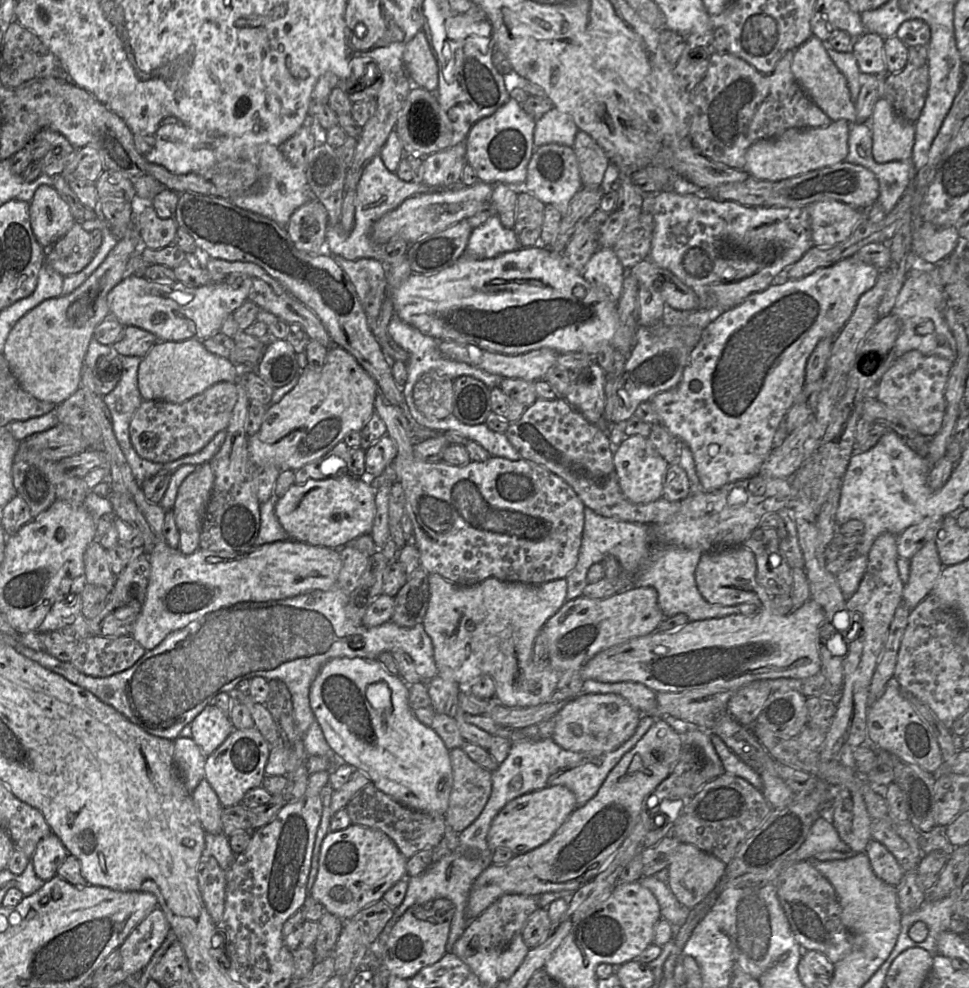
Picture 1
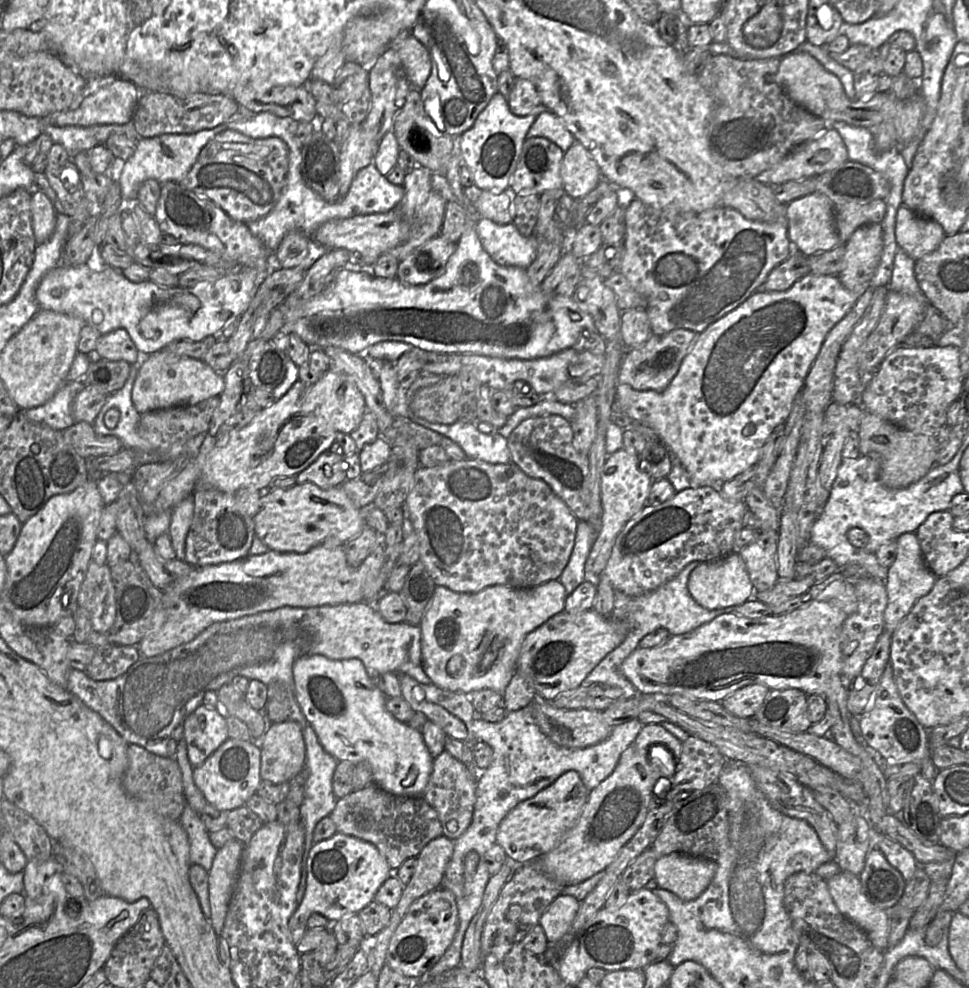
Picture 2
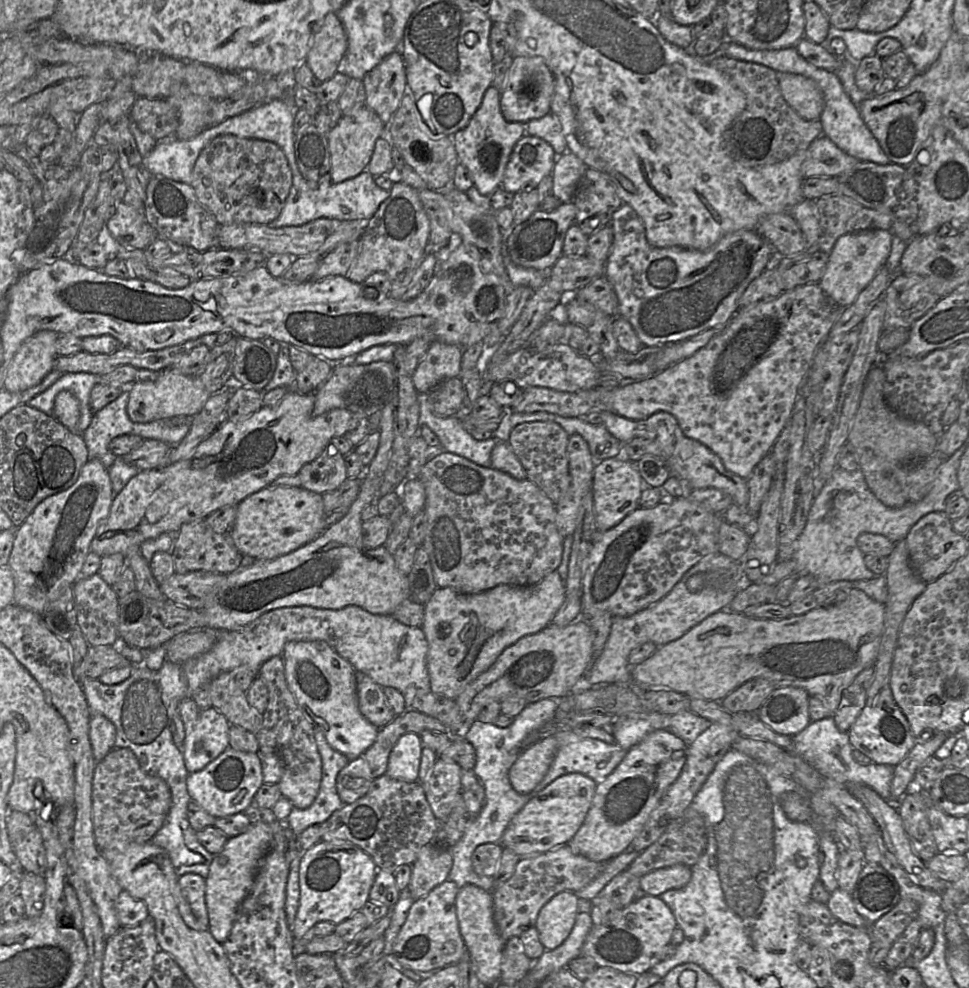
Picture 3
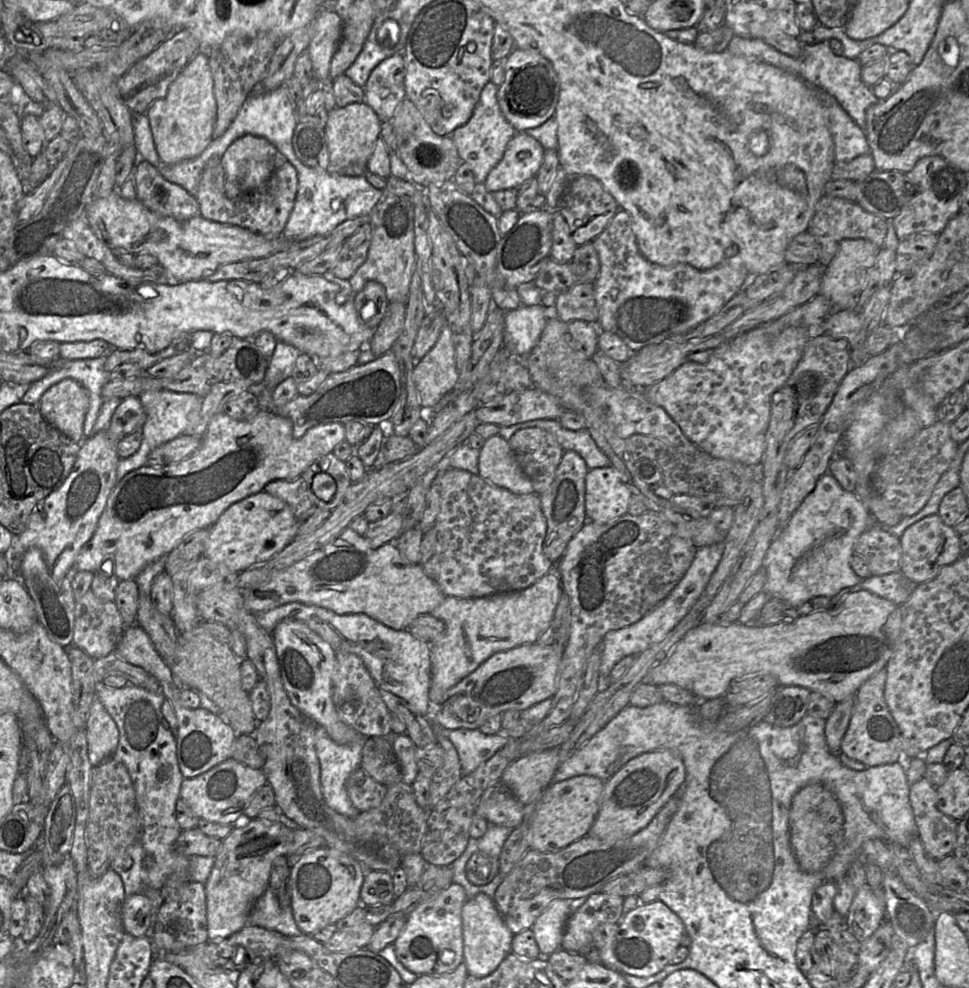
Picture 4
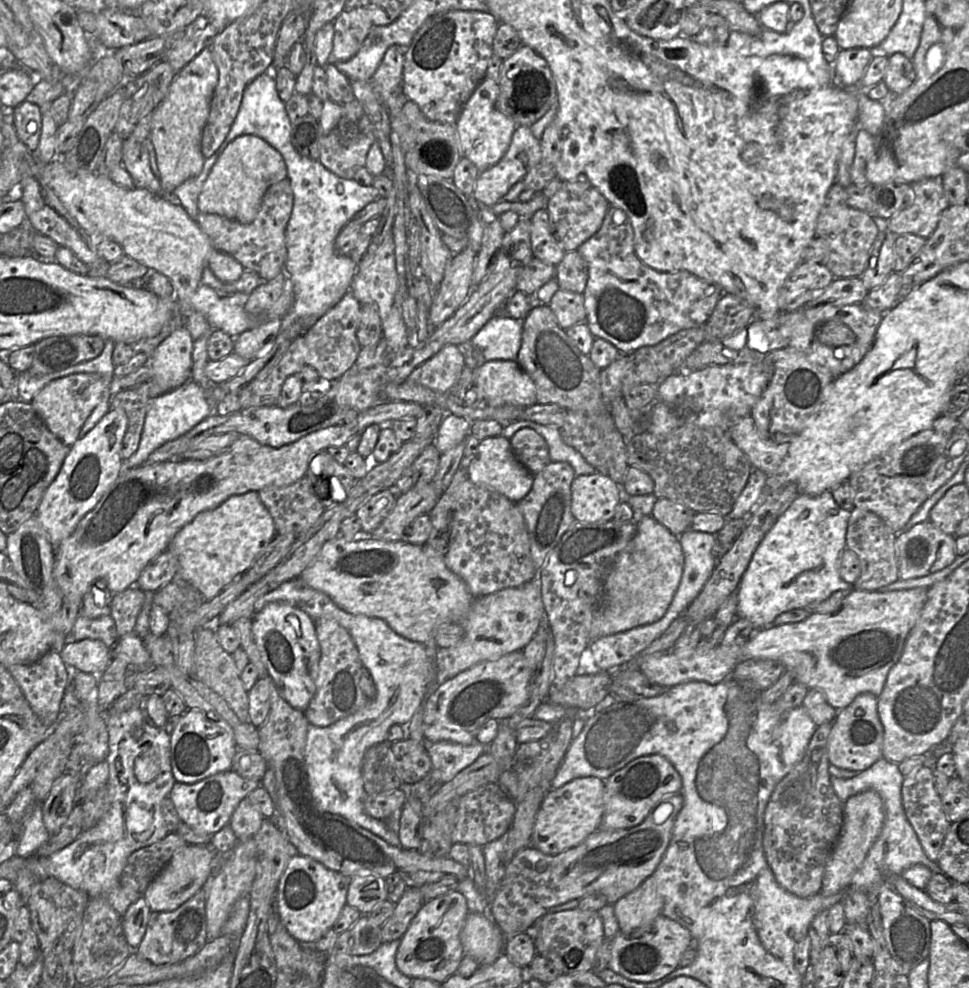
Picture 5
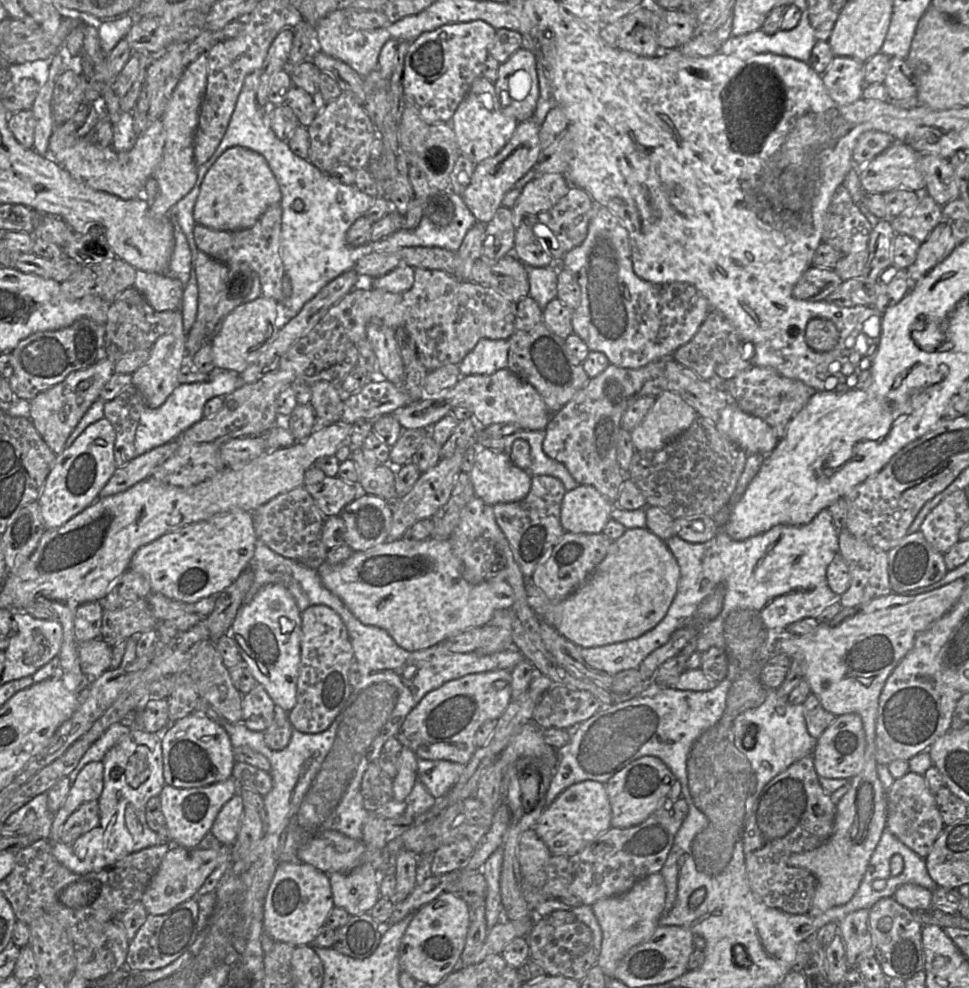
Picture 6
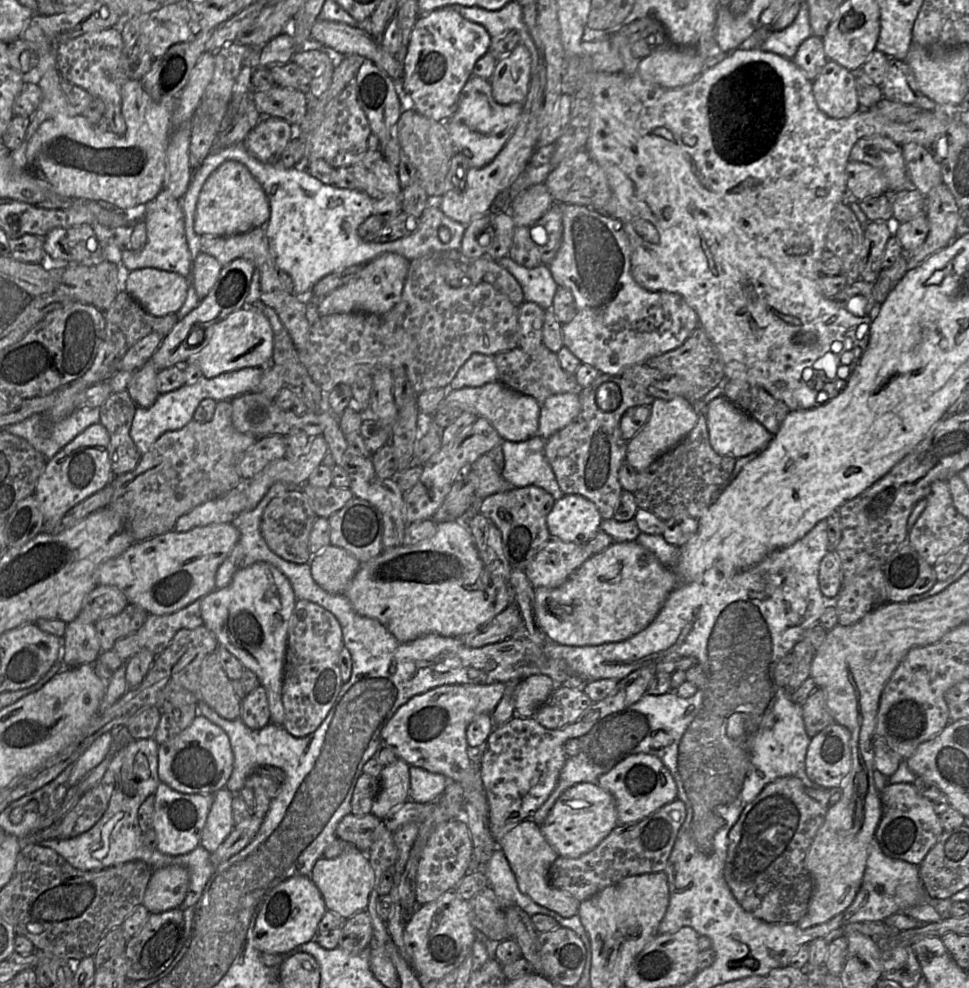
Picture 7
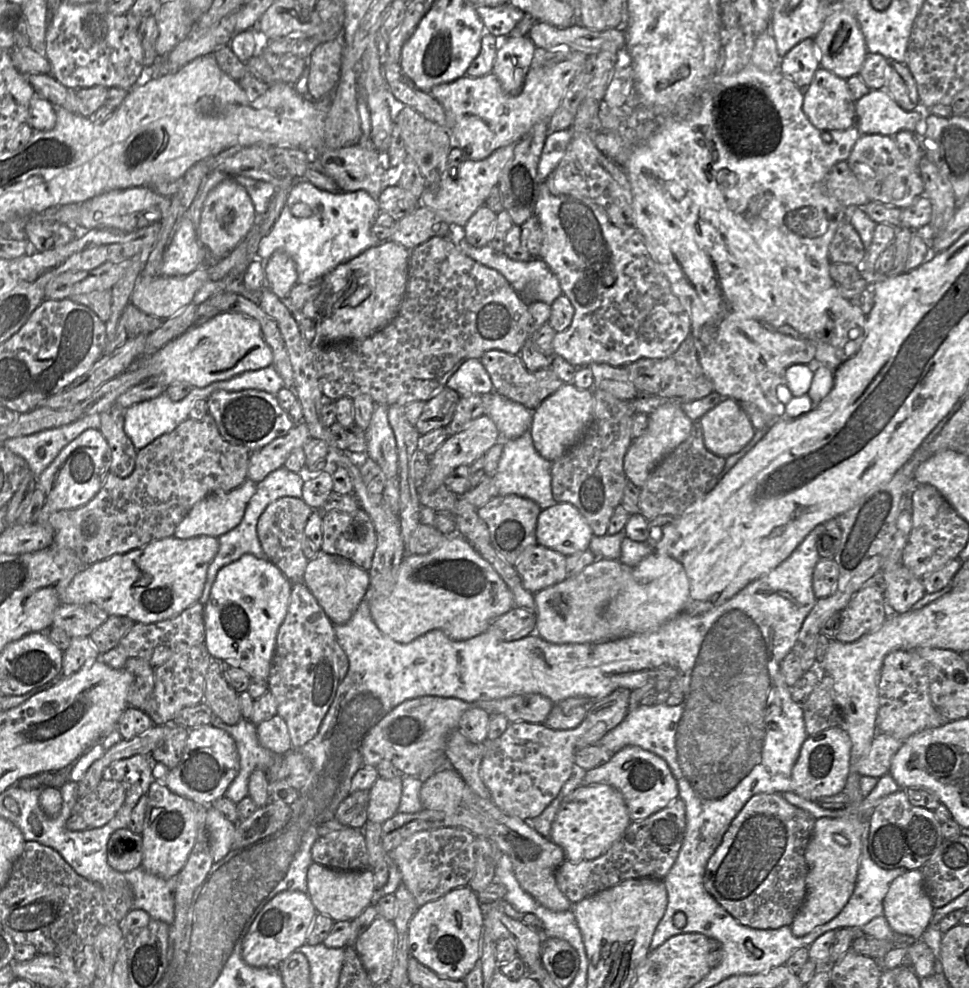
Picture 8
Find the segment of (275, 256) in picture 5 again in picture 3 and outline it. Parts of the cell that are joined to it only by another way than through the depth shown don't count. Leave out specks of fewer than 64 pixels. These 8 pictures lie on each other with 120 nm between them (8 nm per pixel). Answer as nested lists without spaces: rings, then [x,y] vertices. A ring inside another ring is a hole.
[[[225,134],[214,138],[202,150],[190,185],[198,201],[214,215],[219,225],[268,225],[285,206],[292,186],[292,171],[284,151],[277,144]]]

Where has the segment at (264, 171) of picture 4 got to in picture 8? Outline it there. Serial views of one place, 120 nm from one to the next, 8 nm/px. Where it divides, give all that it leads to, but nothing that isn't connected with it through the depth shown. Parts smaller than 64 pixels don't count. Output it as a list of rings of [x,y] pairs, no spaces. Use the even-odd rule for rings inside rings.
[[[232,178],[216,185],[204,200],[198,238],[209,257],[221,259],[231,253],[248,235],[255,224],[257,214],[246,189]]]

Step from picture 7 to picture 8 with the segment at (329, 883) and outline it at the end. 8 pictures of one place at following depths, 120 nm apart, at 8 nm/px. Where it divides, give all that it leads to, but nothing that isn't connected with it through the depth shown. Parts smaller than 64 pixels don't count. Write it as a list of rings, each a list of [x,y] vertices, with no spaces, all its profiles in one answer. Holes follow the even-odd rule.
[[[311,863],[307,871],[307,894],[318,913],[329,916],[332,920],[352,921],[372,902],[376,890],[372,869],[361,871],[340,871]]]

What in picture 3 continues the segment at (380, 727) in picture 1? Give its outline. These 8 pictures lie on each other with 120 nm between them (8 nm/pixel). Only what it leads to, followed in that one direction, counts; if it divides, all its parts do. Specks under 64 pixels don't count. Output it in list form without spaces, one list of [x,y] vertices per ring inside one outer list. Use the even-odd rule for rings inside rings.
[[[289,641],[283,650],[285,675],[298,705],[320,729],[328,744],[350,760],[362,755],[376,740],[379,729],[359,710],[356,670],[324,641]],[[420,735],[401,736],[390,753],[386,775],[408,783],[418,781],[423,748]]]

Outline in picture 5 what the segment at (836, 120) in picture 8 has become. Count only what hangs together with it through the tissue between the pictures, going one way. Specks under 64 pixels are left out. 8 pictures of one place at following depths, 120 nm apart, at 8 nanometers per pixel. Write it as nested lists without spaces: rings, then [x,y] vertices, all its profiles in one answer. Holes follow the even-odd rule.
[[[867,48],[840,50],[832,64],[834,85],[844,88],[862,87],[861,80],[873,55],[873,50]]]

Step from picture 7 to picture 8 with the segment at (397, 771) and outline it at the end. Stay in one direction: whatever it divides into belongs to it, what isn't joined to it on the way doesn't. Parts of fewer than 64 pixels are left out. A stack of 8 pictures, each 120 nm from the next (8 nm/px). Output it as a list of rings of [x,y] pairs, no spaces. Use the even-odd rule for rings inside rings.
[[[378,777],[370,789],[368,821],[383,824],[397,812],[402,795],[402,778]]]

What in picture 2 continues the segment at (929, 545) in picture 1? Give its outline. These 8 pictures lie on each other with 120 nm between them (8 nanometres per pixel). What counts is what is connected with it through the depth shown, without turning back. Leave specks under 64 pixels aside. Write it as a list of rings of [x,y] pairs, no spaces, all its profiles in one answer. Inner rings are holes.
[[[904,533],[897,539],[895,561],[888,568],[885,587],[888,603],[884,613],[884,632],[893,634],[914,604],[933,588],[937,577],[931,572],[922,555],[918,538],[913,533]]]

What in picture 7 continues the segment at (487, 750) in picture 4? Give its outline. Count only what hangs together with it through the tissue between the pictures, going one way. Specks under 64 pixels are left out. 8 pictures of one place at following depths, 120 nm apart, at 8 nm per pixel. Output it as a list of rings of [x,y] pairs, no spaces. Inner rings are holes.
[[[410,766],[409,799],[417,803],[435,802],[444,792],[450,779],[421,767]]]

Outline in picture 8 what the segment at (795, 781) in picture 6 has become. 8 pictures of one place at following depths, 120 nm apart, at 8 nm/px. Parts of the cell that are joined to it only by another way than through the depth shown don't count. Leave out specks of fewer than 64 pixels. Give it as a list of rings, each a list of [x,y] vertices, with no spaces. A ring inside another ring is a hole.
[[[760,793],[753,796],[732,820],[720,845],[707,862],[705,890],[740,924],[754,929],[790,926],[806,897],[806,847],[816,819],[789,803],[782,794]]]

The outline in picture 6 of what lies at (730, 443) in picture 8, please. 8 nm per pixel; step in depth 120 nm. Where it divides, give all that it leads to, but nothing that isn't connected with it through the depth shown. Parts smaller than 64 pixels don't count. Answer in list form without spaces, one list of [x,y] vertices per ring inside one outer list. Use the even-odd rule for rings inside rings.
[[[733,402],[720,412],[715,422],[718,431],[750,454],[769,454],[778,444],[779,436],[764,420],[748,414]]]

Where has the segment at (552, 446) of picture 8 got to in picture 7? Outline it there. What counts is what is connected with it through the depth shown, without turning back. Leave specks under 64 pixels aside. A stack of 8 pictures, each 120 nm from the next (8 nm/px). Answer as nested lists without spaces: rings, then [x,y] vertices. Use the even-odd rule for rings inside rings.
[[[579,391],[548,397],[541,405],[539,428],[536,435],[548,440],[575,420],[580,411]]]

